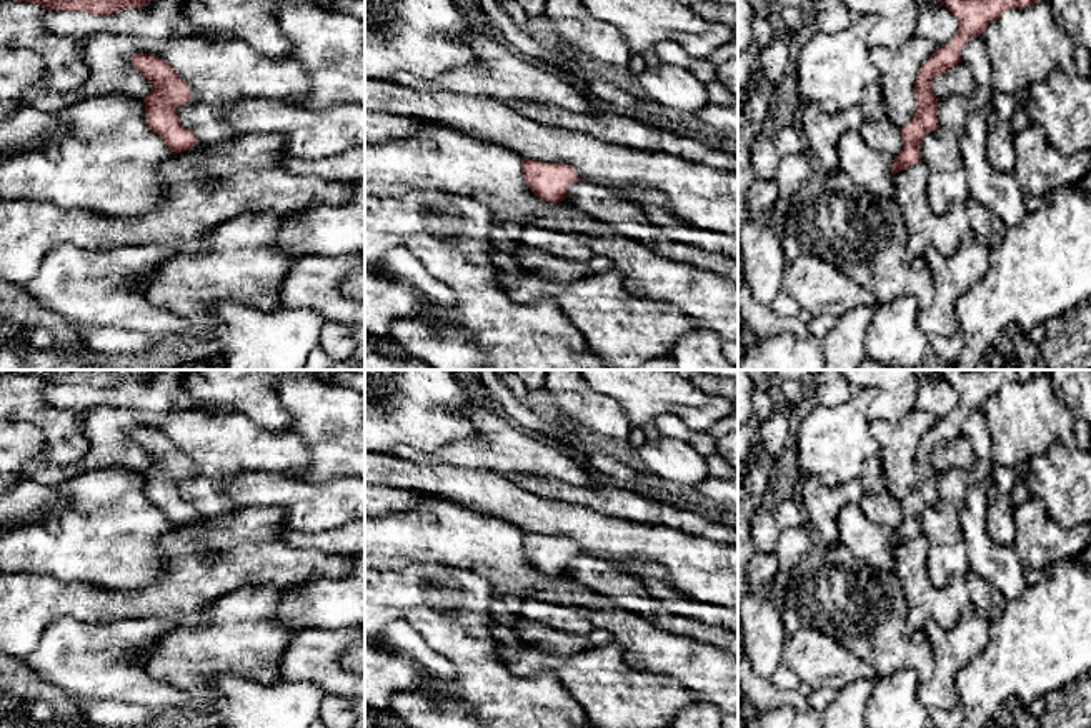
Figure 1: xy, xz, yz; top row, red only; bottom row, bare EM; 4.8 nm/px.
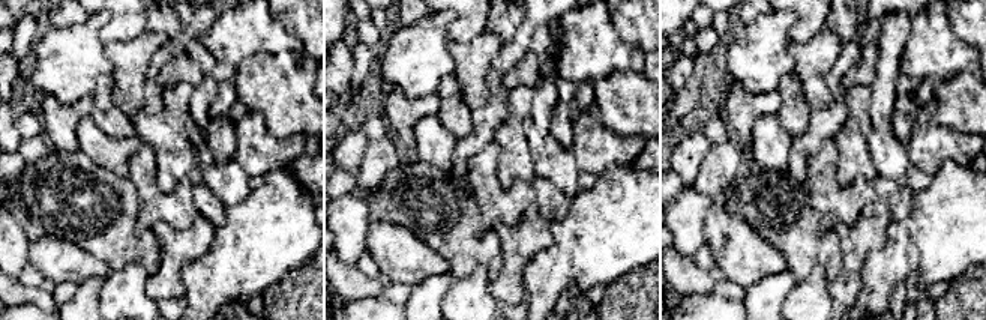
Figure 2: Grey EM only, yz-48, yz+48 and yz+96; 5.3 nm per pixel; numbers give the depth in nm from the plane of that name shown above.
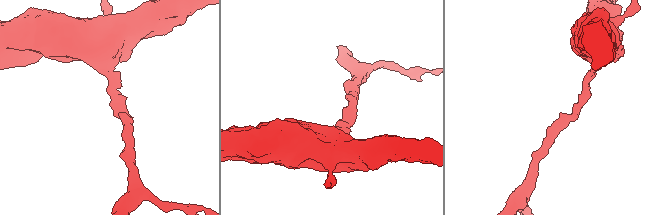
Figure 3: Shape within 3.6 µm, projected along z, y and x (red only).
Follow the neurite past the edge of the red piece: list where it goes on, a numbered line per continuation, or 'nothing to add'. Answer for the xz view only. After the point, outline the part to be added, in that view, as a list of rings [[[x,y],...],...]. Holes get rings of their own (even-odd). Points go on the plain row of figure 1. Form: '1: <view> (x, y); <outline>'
nothing to add

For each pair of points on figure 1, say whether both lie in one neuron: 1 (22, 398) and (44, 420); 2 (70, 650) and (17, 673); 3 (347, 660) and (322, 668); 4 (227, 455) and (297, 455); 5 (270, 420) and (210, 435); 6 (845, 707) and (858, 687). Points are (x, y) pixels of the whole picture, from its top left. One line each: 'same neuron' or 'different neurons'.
1: same neuron
2: different neurons
3: same neuron
4: same neuron
5: different neurons
6: same neuron

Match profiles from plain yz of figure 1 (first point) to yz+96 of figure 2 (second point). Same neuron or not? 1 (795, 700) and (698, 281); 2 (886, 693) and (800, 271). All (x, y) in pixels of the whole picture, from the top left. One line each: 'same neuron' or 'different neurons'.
1: same neuron
2: different neurons

